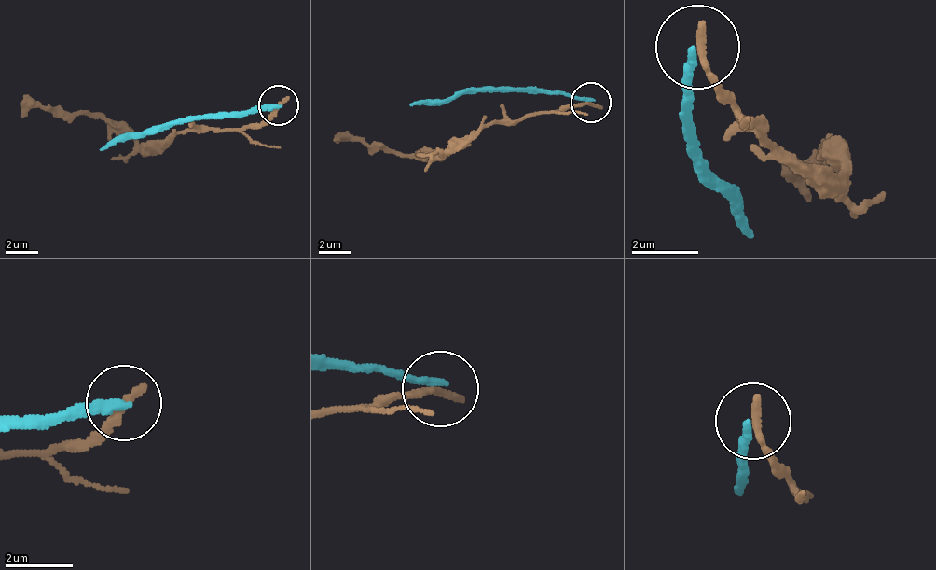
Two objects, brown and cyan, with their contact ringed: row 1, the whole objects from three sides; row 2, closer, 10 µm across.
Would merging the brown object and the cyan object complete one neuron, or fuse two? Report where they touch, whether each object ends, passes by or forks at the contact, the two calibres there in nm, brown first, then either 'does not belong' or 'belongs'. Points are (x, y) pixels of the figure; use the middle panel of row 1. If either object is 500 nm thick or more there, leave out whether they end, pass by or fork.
(591, 103) | brown ends | cyan ends | 280/260 nm | does not belong

